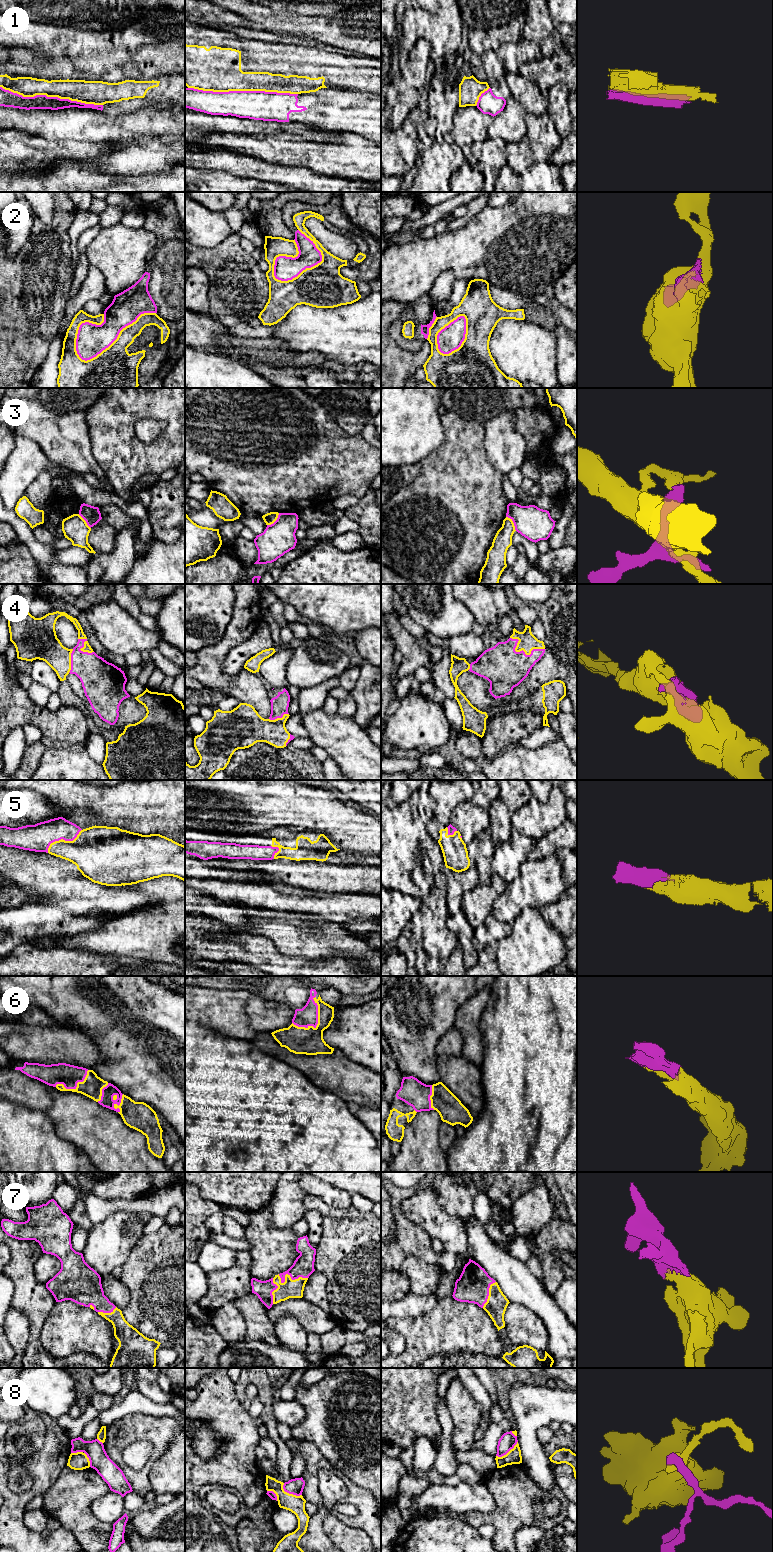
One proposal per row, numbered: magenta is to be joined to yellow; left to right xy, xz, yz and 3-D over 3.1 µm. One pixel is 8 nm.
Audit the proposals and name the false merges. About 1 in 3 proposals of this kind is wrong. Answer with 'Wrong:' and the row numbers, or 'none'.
Wrong: 1, 2, 3, 8

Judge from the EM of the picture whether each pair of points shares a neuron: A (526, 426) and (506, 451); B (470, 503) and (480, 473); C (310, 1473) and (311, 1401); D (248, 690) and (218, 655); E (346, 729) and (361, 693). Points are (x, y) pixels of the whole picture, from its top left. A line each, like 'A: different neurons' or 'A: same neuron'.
A: different neurons
B: same neuron
C: different neurons
D: same neuron
E: different neurons

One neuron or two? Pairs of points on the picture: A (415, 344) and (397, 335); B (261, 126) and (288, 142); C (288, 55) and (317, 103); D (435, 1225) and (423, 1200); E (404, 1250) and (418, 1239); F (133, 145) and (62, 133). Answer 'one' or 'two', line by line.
A: one
B: two
C: two
D: one
E: one
F: one

